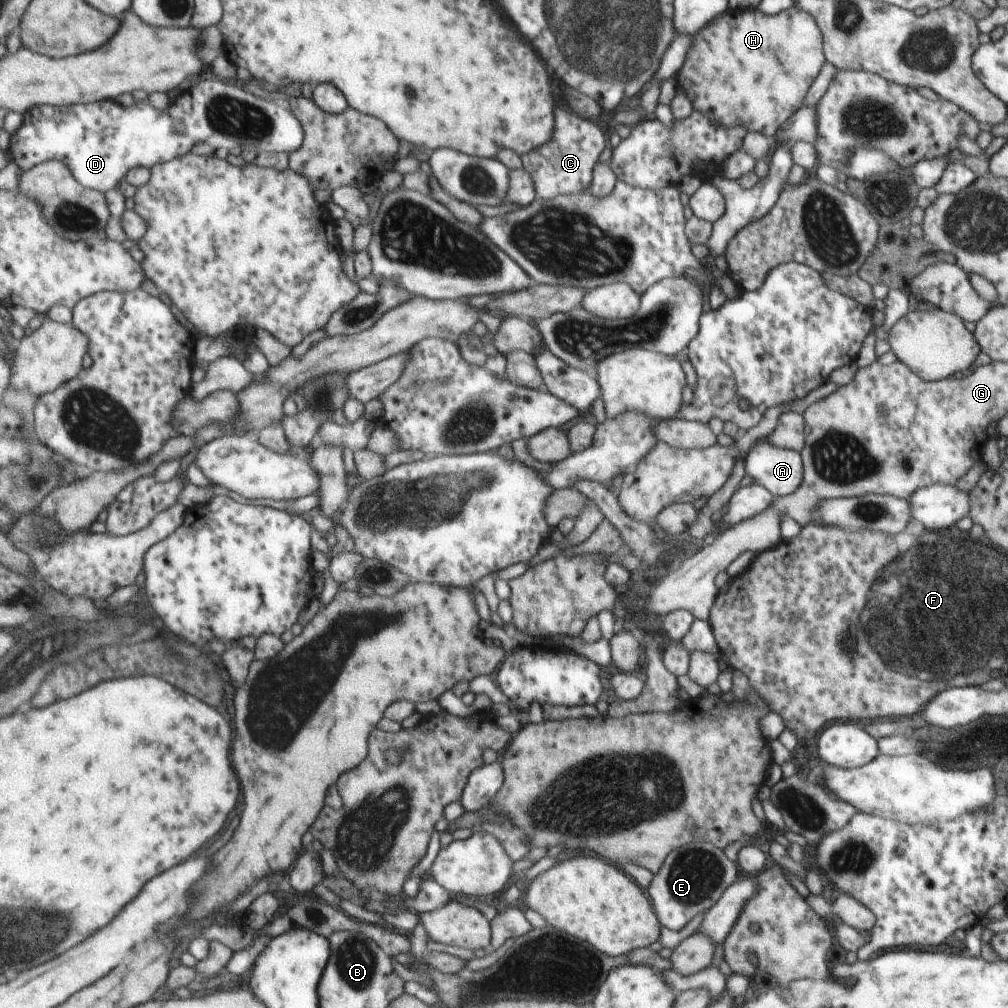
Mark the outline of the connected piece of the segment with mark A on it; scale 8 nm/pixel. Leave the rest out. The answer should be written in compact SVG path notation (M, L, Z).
M755 442L749 448L743 469L751 482L763 486L772 496L792 495L804 480L804 460L793 450Z

